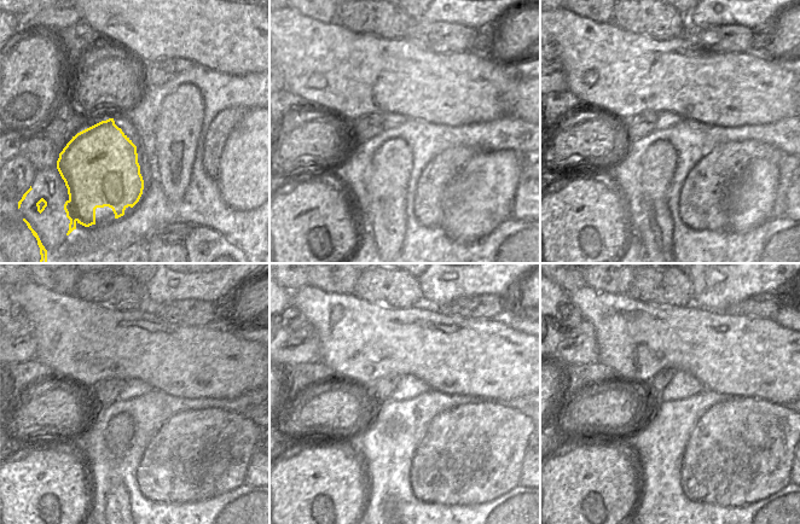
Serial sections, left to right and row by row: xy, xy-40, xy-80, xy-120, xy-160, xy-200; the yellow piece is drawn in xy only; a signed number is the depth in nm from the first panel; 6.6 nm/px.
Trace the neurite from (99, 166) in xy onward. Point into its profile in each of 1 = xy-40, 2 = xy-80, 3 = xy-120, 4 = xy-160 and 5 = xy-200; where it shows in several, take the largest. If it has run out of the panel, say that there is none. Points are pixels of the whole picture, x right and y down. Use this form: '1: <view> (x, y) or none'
1: xy-40 (311, 226)
2: xy-80 (578, 231)
3: xy-120 (35, 498)
4: xy-160 (311, 496)
5: xy-200 (583, 494)

